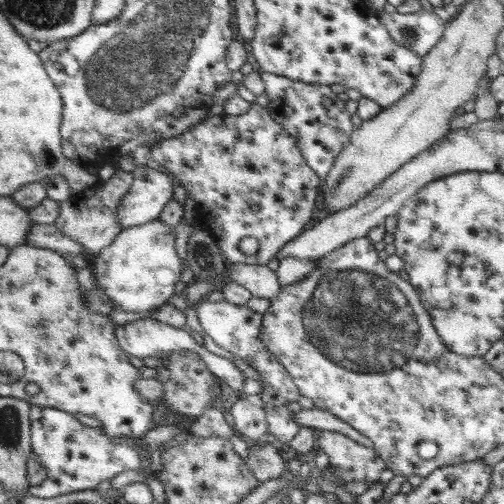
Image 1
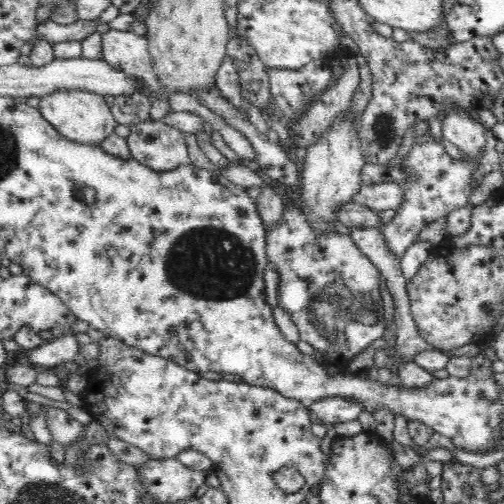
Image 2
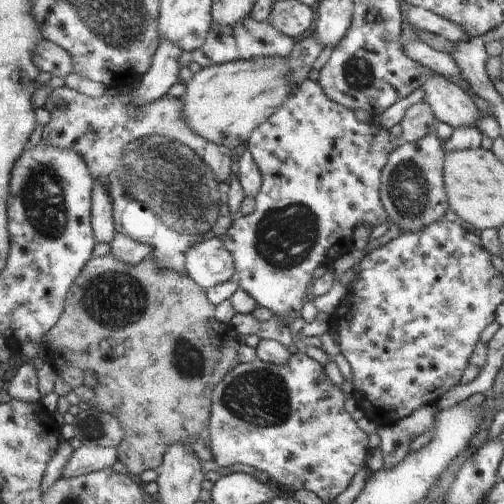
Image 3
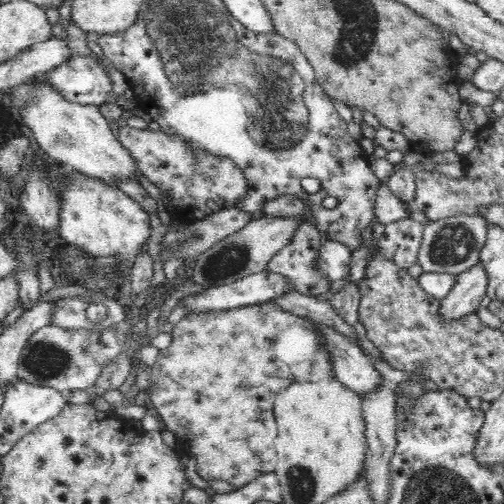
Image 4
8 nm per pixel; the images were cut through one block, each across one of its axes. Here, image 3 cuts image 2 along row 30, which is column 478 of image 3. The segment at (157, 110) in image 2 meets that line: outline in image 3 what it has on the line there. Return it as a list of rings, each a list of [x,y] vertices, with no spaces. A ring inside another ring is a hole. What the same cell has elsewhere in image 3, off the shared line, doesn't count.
[[[433,76],[421,86],[421,90],[425,92],[423,102],[427,102],[429,108],[433,108],[437,122],[445,122],[455,130],[459,128],[477,130],[475,124],[479,116],[483,116],[483,112],[475,108],[471,96],[457,84],[451,84],[441,76]]]

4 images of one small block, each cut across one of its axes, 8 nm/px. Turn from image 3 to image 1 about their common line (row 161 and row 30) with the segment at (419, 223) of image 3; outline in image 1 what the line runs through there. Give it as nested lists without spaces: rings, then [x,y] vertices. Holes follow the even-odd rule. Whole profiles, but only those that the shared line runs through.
[[[417,10],[413,14],[379,12],[379,22],[397,44],[411,48],[419,56],[425,56],[445,30],[445,20],[425,10]]]

